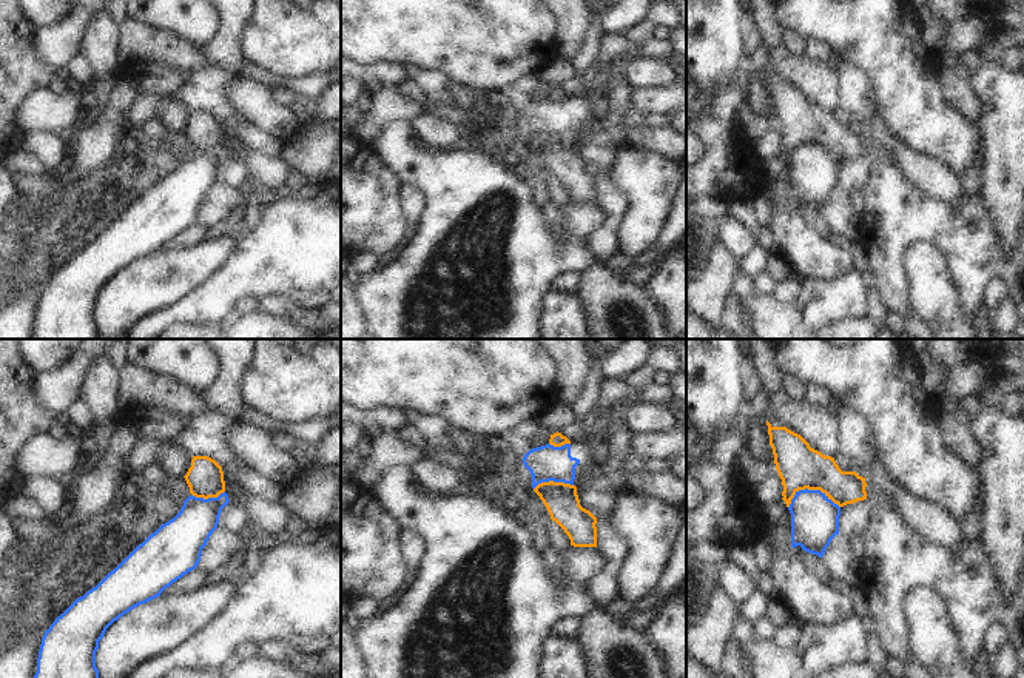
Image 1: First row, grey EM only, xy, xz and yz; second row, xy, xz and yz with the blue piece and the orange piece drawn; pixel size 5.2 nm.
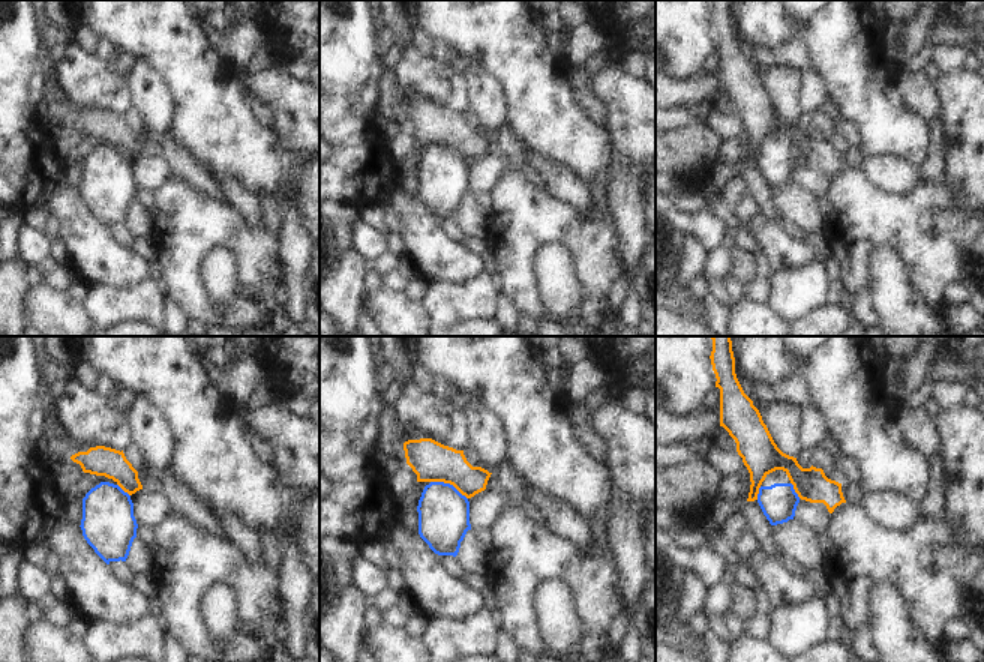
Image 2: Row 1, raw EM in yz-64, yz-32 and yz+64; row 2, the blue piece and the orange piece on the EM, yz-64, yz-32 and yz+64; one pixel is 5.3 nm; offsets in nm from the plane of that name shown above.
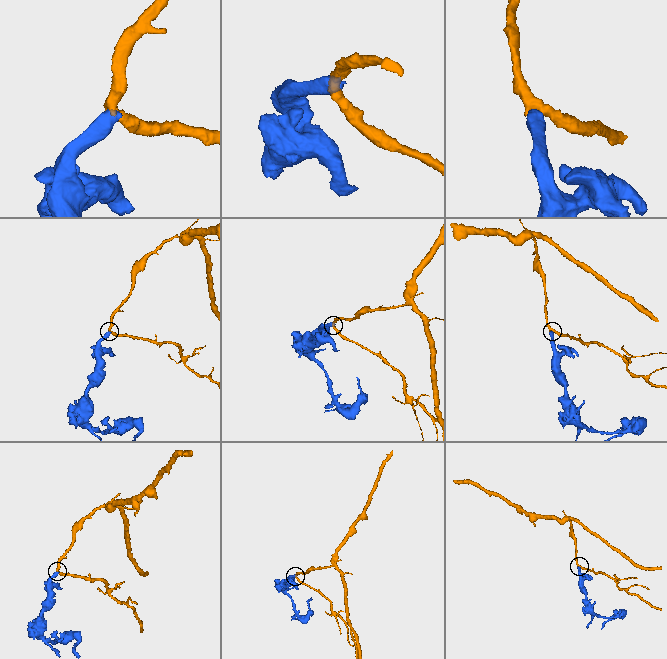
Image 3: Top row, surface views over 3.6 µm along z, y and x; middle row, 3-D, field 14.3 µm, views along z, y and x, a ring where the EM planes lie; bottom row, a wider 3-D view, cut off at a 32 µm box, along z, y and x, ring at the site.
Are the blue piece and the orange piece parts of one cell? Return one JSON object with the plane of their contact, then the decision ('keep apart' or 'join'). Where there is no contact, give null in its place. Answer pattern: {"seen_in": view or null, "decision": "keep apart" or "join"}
{"seen_in": "yz", "decision": "keep apart"}

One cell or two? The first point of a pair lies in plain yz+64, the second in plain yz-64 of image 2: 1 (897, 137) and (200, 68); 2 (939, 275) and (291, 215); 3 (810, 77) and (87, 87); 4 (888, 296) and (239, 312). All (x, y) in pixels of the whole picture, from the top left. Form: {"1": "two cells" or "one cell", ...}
{"1": "one cell", "2": "two cells", "3": "two cells", "4": "two cells"}

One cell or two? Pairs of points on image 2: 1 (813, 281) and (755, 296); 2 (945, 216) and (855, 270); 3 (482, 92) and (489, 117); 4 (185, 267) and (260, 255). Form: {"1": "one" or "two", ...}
{"1": "two", "2": "one", "3": "one", "4": "one"}

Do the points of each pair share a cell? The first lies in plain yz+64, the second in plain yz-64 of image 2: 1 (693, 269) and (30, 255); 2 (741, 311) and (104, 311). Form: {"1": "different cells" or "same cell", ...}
{"1": "different cells", "2": "different cells"}

